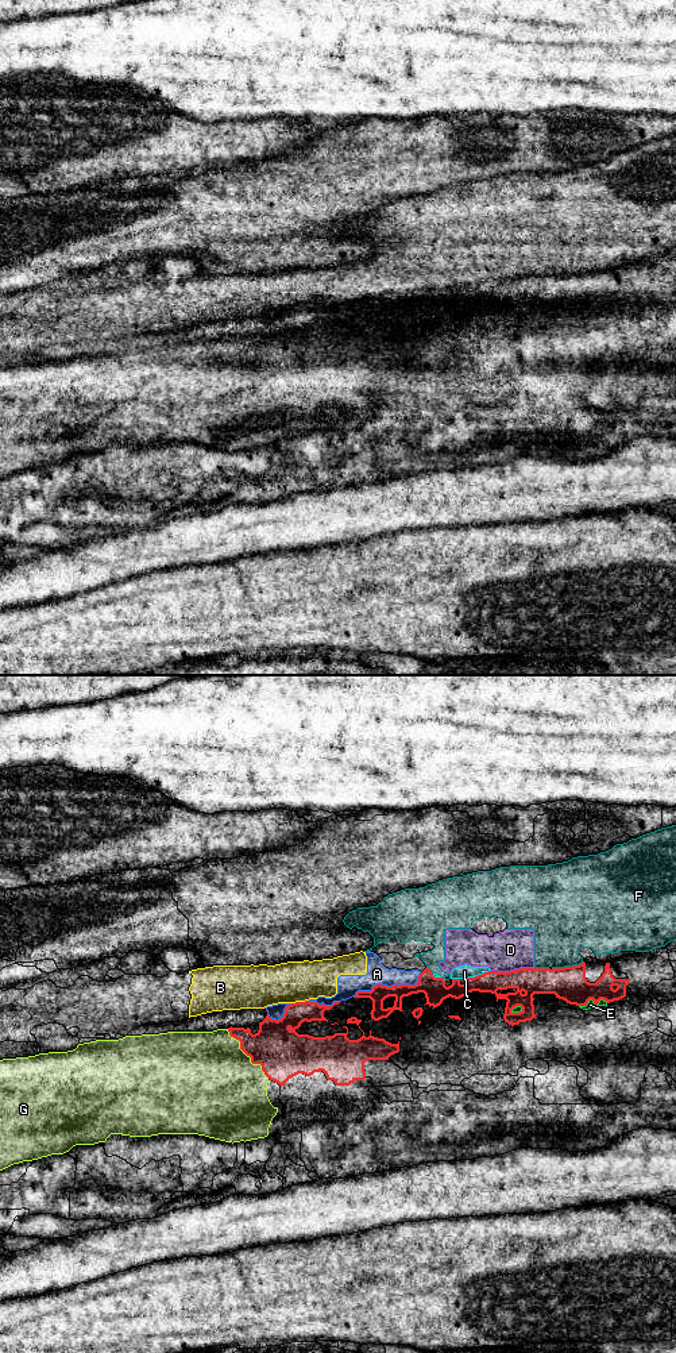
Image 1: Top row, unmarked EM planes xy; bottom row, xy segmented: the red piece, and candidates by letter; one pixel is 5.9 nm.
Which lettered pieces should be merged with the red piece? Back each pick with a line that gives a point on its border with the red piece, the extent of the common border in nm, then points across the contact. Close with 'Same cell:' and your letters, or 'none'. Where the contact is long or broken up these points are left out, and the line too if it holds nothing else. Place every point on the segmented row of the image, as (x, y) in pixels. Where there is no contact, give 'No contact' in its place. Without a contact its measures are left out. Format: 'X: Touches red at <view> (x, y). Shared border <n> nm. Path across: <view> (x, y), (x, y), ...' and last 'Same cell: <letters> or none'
G: Touches red at xy (247, 1055). Shared border 380 nm
Same cell: G

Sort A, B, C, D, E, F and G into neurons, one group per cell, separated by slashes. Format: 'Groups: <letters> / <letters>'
Groups: A B C D F / E / G

